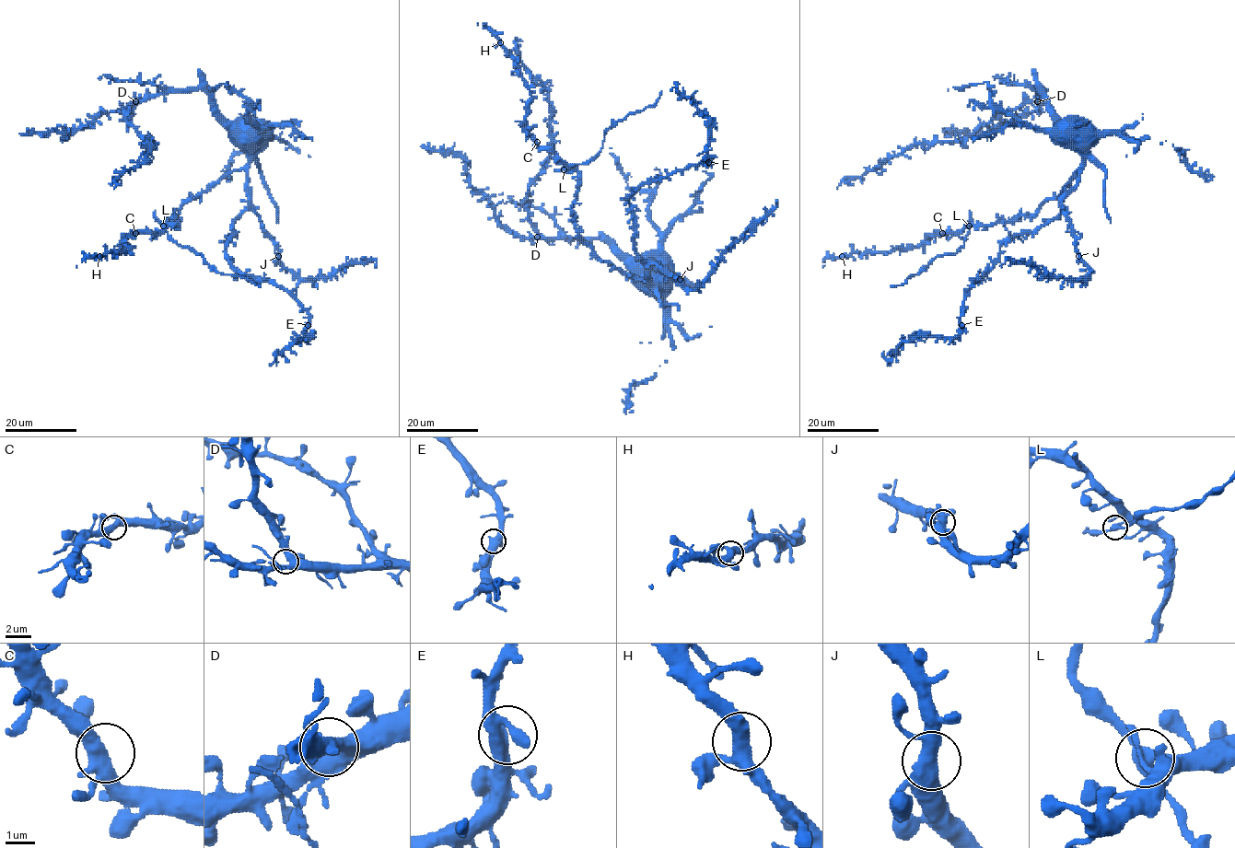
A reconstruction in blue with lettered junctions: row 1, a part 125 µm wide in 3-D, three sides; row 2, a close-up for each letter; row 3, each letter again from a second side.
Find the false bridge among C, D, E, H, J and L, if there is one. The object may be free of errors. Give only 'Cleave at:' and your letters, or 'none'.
Cleave at: L

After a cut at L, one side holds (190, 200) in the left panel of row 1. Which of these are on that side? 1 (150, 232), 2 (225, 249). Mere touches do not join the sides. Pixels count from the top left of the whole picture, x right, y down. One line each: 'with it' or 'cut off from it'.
1: with it
2: with it

